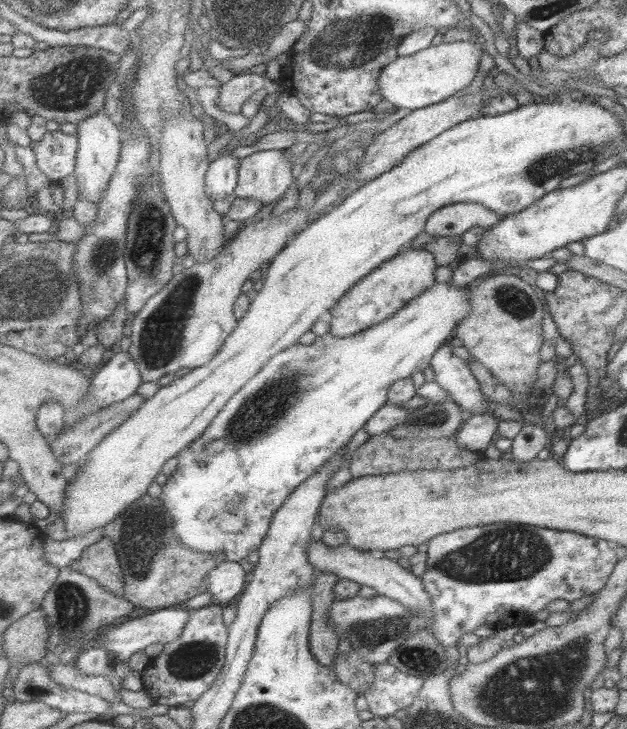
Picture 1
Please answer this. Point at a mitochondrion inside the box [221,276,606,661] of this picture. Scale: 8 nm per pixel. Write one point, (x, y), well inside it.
(508, 553)

